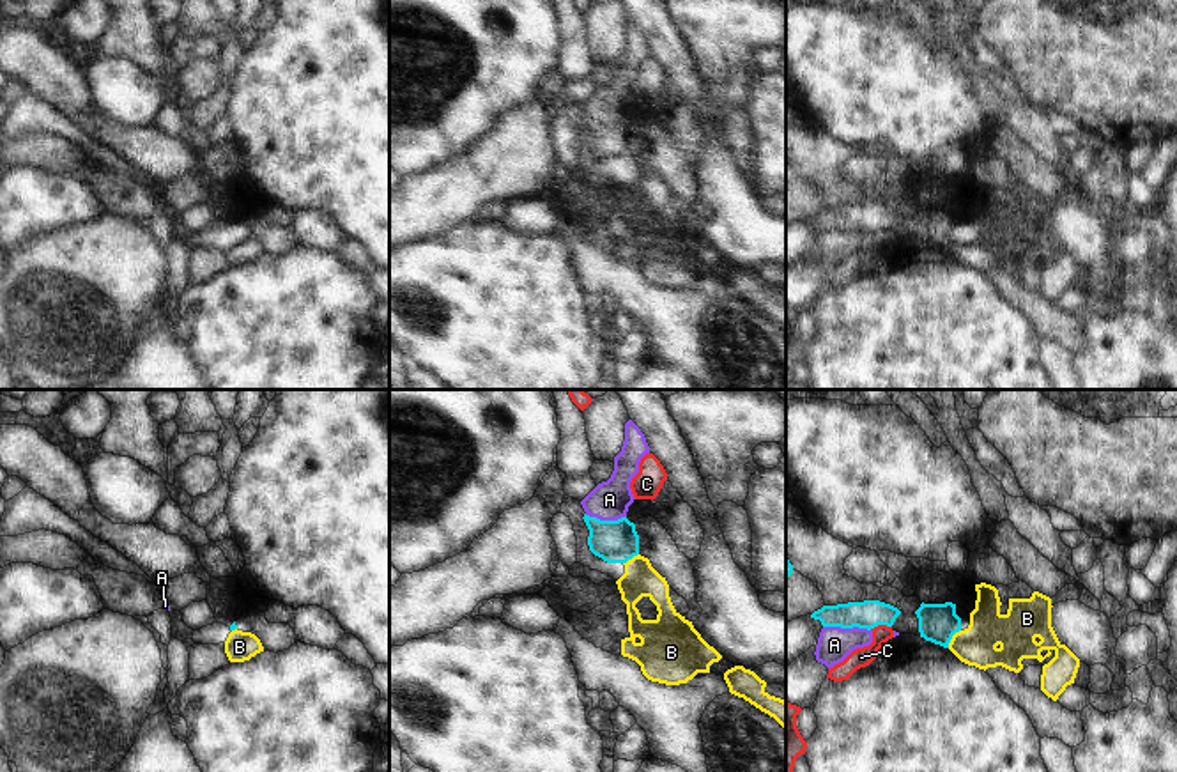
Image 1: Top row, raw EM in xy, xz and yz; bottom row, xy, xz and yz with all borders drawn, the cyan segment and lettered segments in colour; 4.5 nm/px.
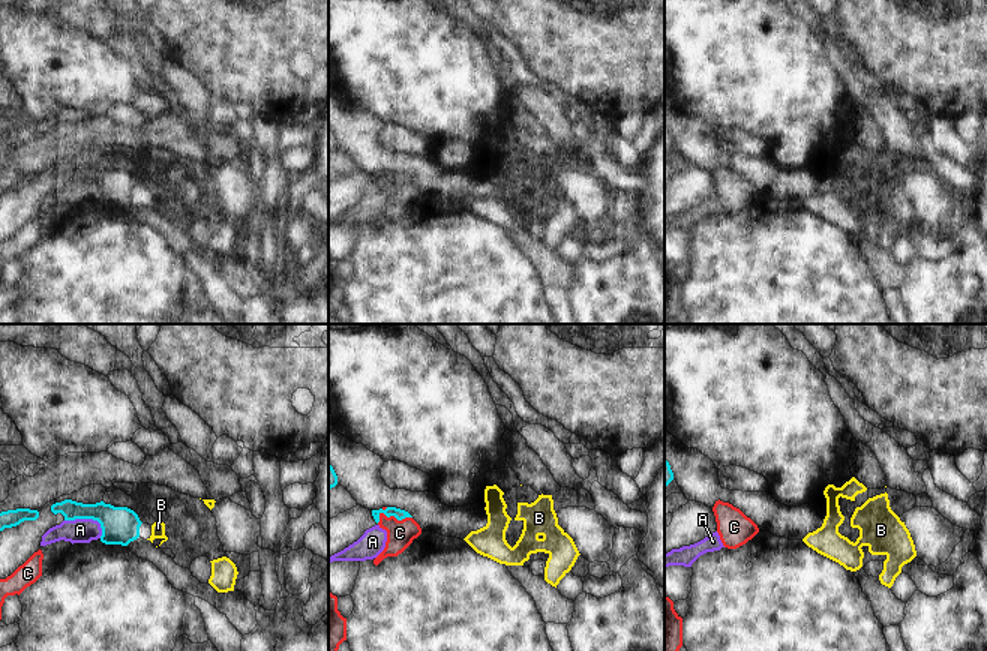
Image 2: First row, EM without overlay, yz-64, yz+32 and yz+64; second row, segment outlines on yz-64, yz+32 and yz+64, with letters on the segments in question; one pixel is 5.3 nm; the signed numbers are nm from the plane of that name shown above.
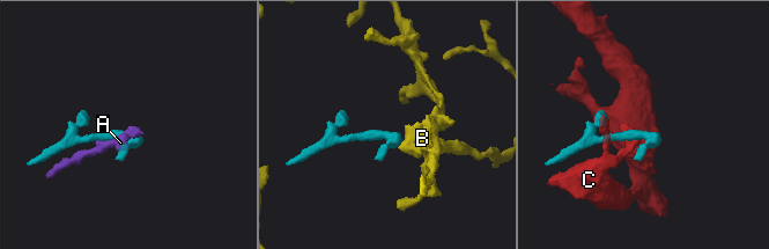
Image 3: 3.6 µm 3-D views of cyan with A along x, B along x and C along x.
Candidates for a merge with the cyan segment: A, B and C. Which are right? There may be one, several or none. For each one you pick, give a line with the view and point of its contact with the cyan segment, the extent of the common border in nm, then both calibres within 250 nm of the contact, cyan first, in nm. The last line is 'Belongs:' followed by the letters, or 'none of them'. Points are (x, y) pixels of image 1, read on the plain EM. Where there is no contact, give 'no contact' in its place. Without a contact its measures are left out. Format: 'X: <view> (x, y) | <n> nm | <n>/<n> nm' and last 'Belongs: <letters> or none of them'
B: yz (951, 241) | 110 nm | 180/180 nm
Belongs: B

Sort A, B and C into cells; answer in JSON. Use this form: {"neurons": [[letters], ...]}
{"neurons": [["A"], ["B"], ["C"]]}

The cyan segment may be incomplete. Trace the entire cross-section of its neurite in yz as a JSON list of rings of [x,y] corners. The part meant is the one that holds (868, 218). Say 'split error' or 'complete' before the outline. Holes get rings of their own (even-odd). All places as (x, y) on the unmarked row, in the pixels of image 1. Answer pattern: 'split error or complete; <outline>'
complete; [[[880,204],[848,205],[823,209],[811,221],[819,223],[823,230],[841,232],[874,232],[878,228],[892,230],[901,214]]]

